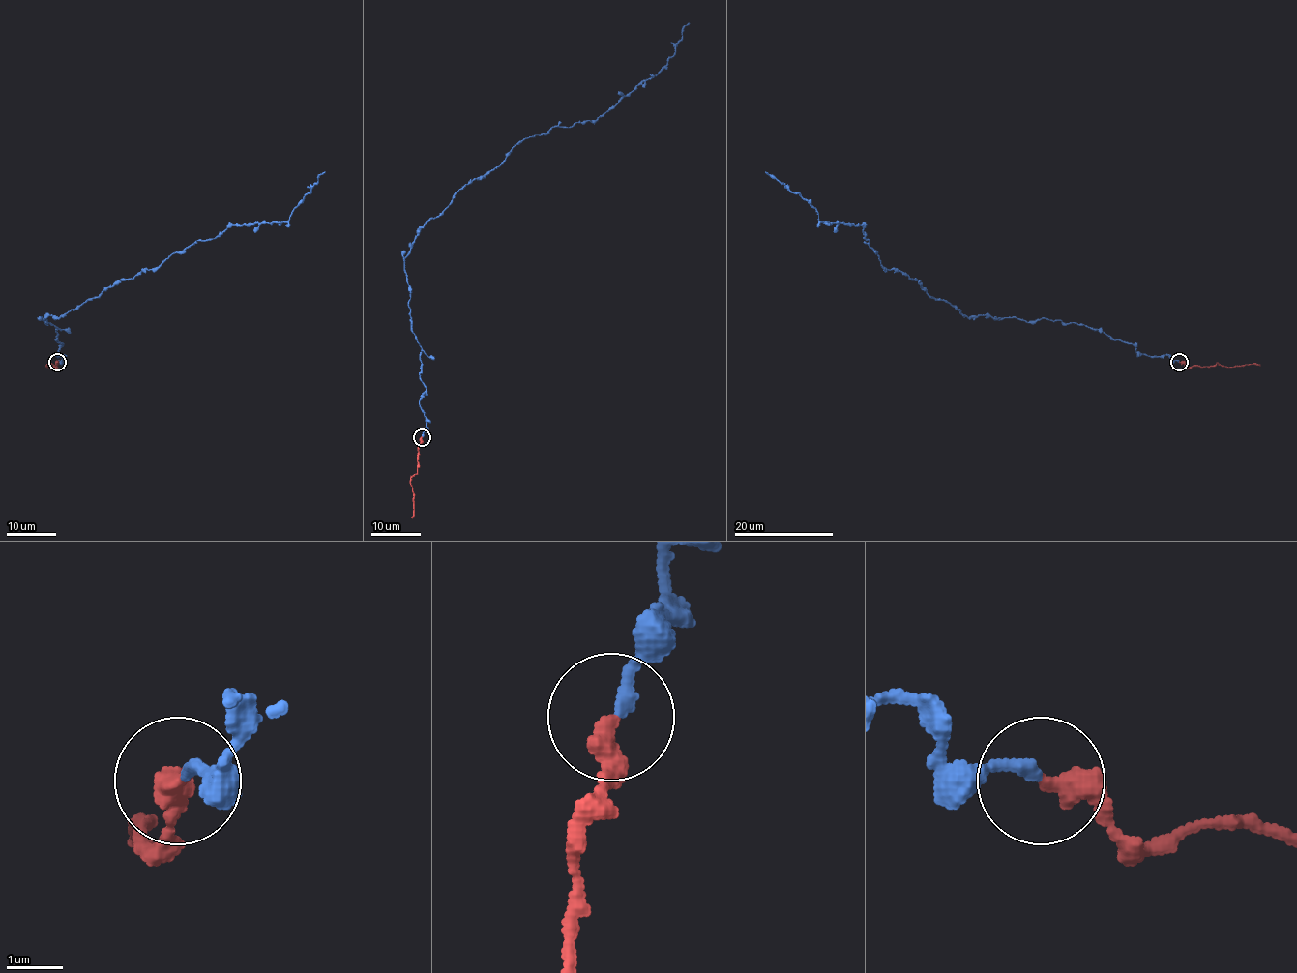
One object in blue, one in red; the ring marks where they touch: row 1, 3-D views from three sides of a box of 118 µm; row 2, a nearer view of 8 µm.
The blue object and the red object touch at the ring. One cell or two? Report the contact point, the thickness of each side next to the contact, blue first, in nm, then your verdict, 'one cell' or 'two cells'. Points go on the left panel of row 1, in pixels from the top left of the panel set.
at (57, 362); 220 nm thick on the blue side, 440 nm on the other; one cell

